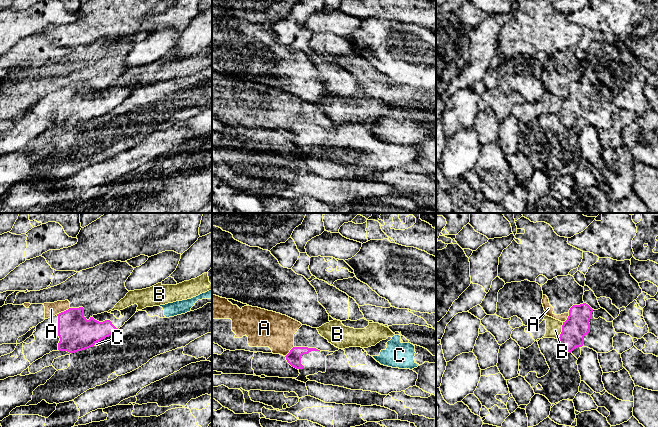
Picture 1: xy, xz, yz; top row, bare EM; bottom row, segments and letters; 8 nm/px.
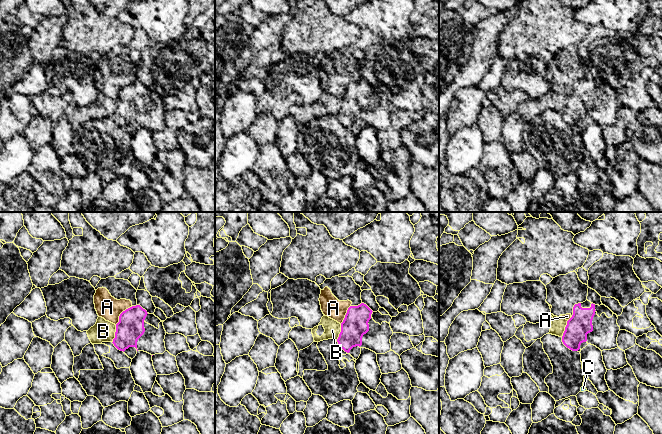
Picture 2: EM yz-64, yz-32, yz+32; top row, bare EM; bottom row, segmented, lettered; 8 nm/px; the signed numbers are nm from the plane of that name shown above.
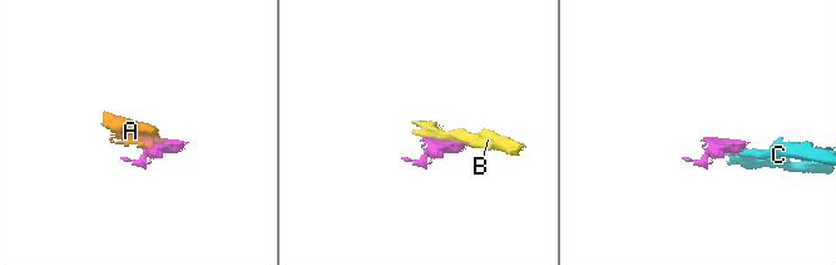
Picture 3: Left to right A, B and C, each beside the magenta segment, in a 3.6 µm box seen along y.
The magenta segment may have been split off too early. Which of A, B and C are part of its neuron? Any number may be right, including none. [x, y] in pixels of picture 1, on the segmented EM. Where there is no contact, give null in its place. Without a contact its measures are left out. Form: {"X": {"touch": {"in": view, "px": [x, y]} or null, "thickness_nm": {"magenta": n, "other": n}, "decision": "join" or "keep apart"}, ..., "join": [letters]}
{"A": {"touch": {"in": "xy", "px": [62, 312]}, "thickness_nm": {"magenta": 280, "other": 110}, "decision": "keep apart"}, "B": {"touch": {"in": "yz", "px": [562, 330]}, "thickness_nm": {"magenta": 200, "other": 130}, "decision": "keep apart"}, "C": {"touch": {"in": "xy", "px": [95, 342]}, "thickness_nm": {"magenta": 280, "other": 30}, "decision": "keep apart"}, "join": []}

